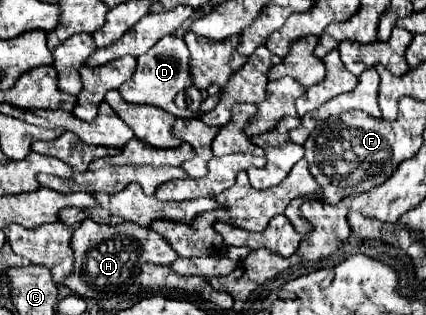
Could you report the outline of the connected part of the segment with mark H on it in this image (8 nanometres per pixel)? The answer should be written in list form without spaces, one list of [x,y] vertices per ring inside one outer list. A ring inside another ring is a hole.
[[[85,219],[81,227],[71,237],[71,247],[75,251],[75,271],[65,281],[65,285],[85,299],[105,299],[113,295],[125,293],[139,273],[139,265],[157,263],[171,265],[179,255],[169,247],[169,243],[153,233],[151,229],[137,227],[133,223],[123,223],[123,235],[117,237],[101,237],[103,227],[91,219]]]

